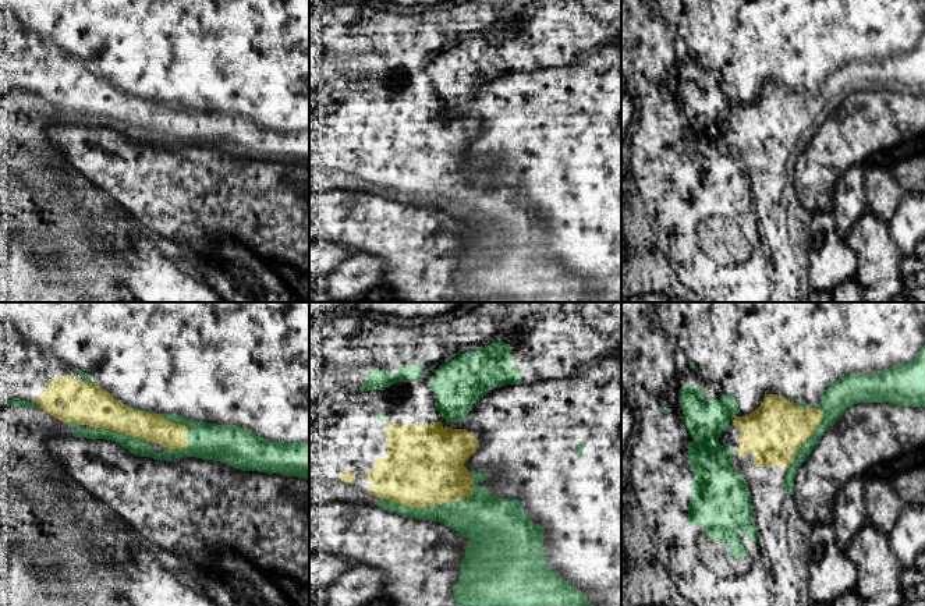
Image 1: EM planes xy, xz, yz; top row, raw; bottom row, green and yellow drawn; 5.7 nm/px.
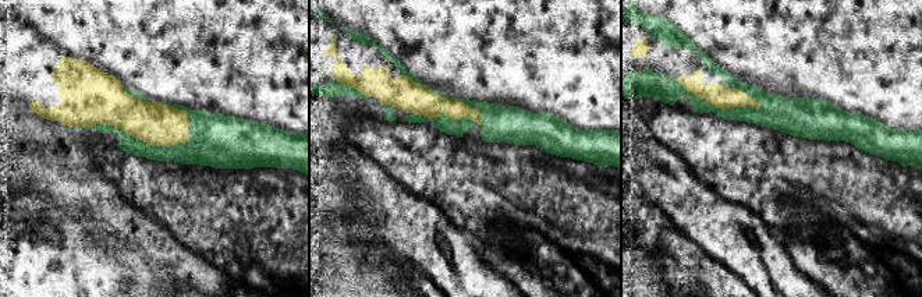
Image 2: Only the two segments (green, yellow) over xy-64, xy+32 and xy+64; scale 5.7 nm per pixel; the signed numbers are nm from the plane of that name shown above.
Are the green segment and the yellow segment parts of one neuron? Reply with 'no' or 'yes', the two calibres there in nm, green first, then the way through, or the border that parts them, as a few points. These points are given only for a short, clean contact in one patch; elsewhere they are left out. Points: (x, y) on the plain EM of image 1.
no; 240 nm thick on the green side, 440 nm on the other

